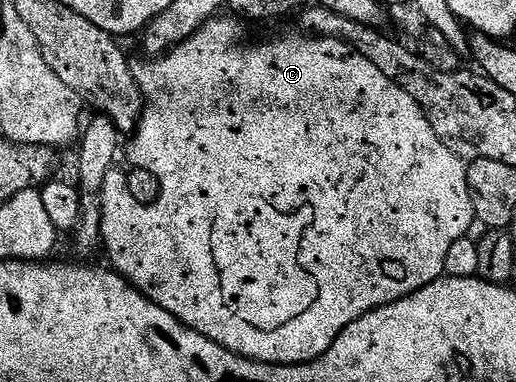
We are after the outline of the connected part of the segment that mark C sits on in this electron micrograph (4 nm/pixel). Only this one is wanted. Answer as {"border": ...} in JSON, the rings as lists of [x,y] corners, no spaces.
{"border":[[[218,16],[203,24],[191,37],[173,47],[167,54],[154,57],[152,60],[145,60],[149,62],[136,63],[133,66],[133,75],[141,89],[141,99],[145,102],[145,107],[142,108],[141,119],[136,130],[133,131],[127,142],[130,162],[128,165],[143,172],[151,172],[151,176],[155,176],[155,180],[159,180],[159,188],[164,201],[152,206],[139,204],[139,200],[135,200],[135,196],[131,196],[126,171],[124,169],[121,171],[120,168],[109,170],[103,180],[103,188],[99,195],[101,199],[103,250],[109,253],[108,265],[124,276],[125,281],[131,283],[143,296],[147,296],[147,300],[151,300],[155,304],[159,304],[159,308],[171,312],[171,316],[175,316],[187,328],[207,336],[207,340],[215,340],[215,344],[219,344],[244,358],[251,358],[255,362],[270,362],[280,366],[313,362],[319,356],[323,356],[323,352],[327,352],[327,348],[331,348],[331,344],[335,344],[335,340],[343,332],[343,328],[347,328],[367,312],[397,302],[400,298],[413,294],[419,288],[431,284],[445,274],[445,261],[451,244],[455,244],[455,240],[466,237],[470,233],[469,229],[475,226],[473,201],[469,195],[467,172],[465,171],[466,163],[462,159],[456,158],[451,152],[451,148],[447,148],[447,144],[443,144],[443,140],[439,140],[439,136],[435,136],[435,128],[431,128],[427,116],[421,110],[421,105],[415,100],[411,100],[411,96],[407,96],[407,92],[403,92],[403,88],[399,88],[391,80],[387,80],[387,76],[383,76],[383,72],[379,72],[379,68],[375,68],[375,64],[371,64],[371,60],[367,60],[358,50],[354,50],[347,43],[339,41],[338,38],[318,38],[316,36],[302,36],[297,33],[298,35],[293,34],[290,38],[273,38],[270,42],[261,42],[258,46],[244,46],[241,43],[240,28],[233,26],[234,19],[232,17],[229,17],[230,19],[225,17]]]}

